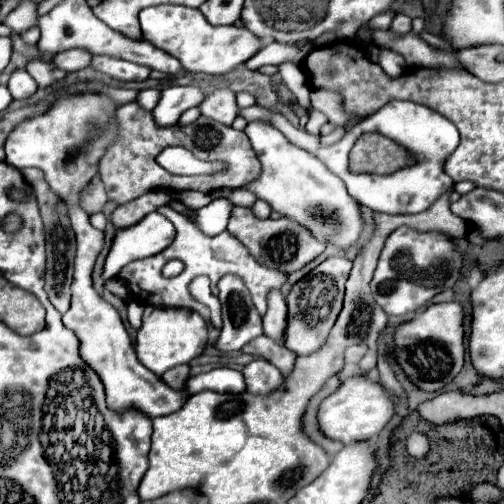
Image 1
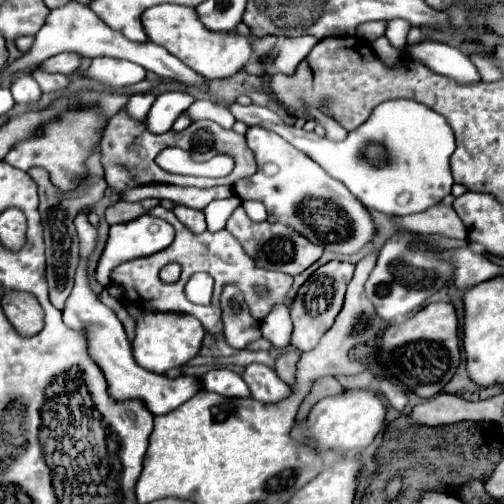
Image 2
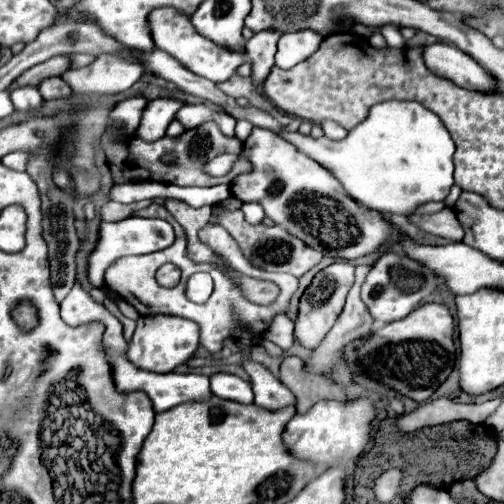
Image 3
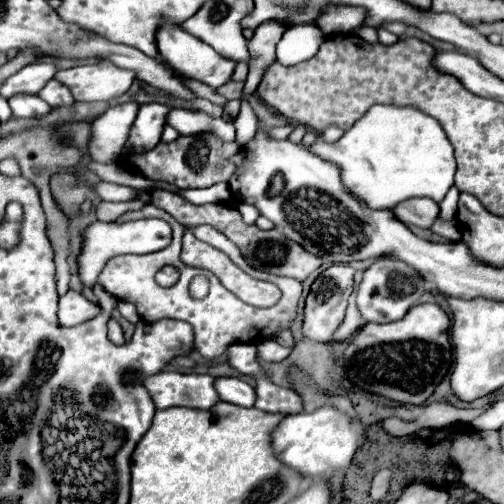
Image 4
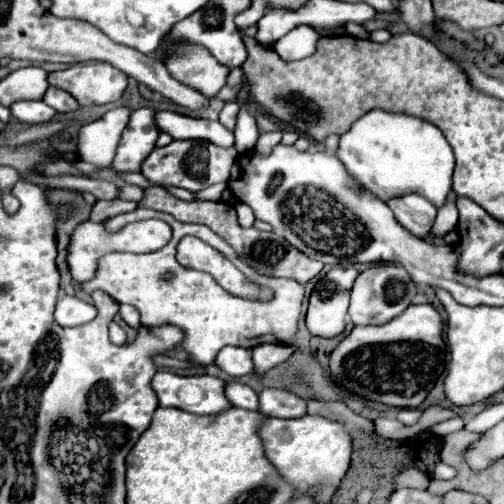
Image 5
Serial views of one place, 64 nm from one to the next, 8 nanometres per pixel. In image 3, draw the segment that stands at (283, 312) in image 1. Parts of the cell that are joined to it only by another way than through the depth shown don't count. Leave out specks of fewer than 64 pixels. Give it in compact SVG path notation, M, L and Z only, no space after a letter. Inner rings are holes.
M282 314L272 320L272 326L262 334L262 338L278 344L282 350L288 350L294 344L294 322Z

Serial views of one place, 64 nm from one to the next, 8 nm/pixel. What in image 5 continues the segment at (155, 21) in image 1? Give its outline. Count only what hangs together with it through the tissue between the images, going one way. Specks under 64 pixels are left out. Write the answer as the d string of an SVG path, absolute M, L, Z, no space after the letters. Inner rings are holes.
M194 44L170 46L166 58L164 64L176 80L208 98L214 98L220 92L230 72L226 66L218 64L206 48Z

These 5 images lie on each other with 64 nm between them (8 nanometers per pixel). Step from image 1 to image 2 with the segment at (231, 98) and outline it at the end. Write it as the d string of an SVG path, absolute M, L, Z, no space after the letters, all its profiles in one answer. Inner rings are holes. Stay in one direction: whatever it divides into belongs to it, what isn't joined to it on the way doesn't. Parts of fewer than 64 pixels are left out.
M196 100L184 114L188 114L188 118L192 122L196 120L214 120L218 122L222 128L232 128L232 124L236 120L232 120L232 114L228 110L228 106L214 102L214 100Z

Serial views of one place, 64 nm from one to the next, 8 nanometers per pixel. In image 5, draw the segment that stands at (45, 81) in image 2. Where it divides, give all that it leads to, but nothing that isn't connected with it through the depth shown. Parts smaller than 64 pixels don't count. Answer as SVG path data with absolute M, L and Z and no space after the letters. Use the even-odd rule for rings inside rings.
M52 86L44 94L44 102L48 106L52 106L56 112L62 112L62 114L76 112L80 108L80 104L74 100L72 94L68 94L68 92L60 90L60 88L52 88Z

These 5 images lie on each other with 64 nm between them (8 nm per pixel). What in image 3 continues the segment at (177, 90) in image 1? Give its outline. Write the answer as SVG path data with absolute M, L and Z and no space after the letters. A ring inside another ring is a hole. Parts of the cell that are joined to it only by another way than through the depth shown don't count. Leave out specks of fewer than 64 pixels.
M166 98L148 102L142 112L142 120L136 128L136 136L140 136L142 140L160 140L180 106L182 102L166 100Z

